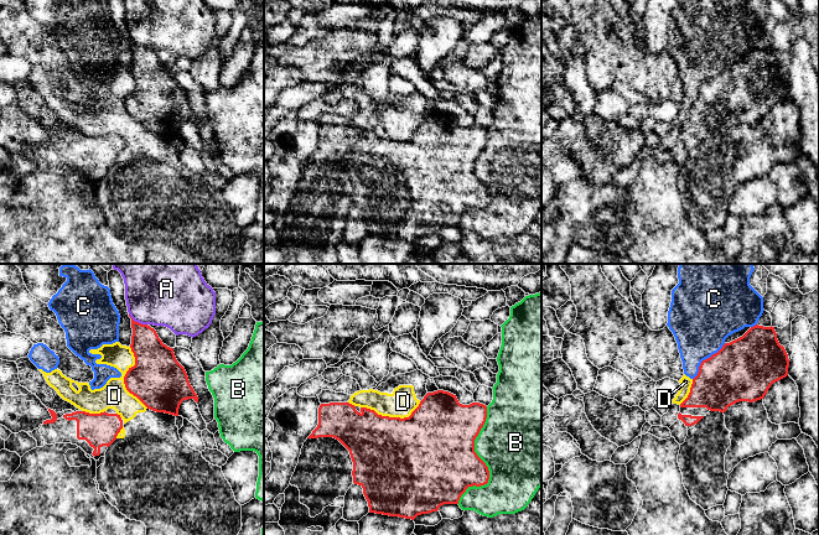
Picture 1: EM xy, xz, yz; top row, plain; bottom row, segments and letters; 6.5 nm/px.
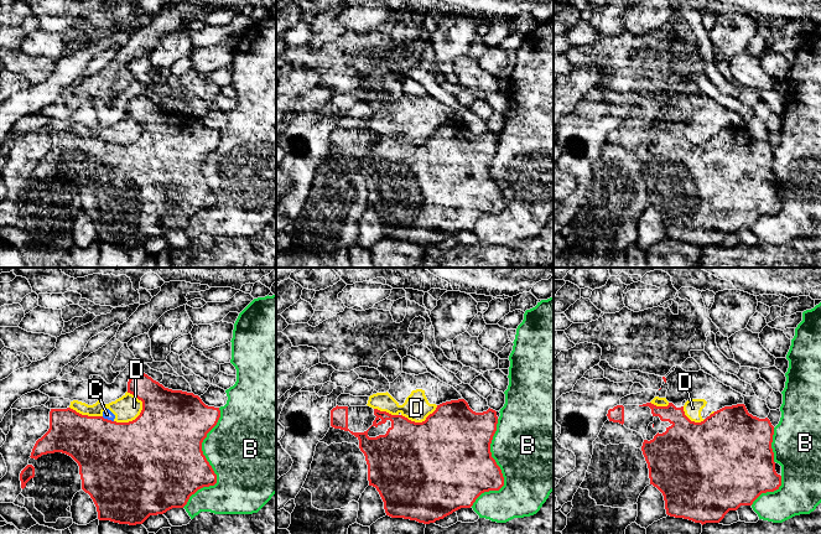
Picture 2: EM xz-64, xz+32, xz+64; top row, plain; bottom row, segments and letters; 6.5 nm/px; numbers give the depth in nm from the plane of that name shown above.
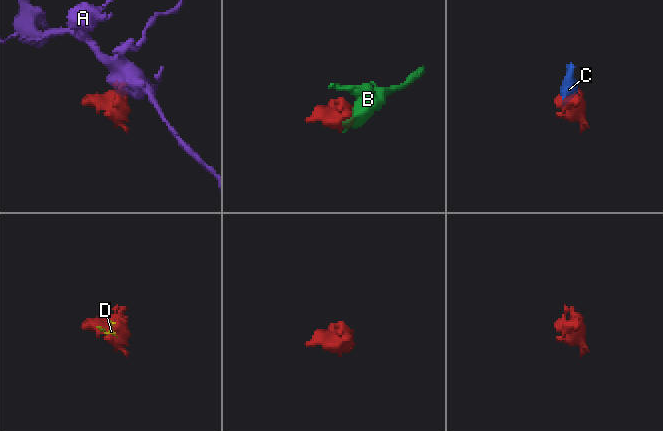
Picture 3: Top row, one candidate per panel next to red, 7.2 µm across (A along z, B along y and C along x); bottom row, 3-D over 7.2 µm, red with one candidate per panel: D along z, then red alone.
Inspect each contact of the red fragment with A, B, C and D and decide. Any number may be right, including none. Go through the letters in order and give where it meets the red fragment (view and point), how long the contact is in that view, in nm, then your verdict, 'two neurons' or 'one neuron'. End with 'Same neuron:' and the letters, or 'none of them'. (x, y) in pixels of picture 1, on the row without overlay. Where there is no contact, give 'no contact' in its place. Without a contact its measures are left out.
A: meets red in xy at (138, 45); contact 140 nm long; two neurons
B: meets red in xz at (483, 185); contact 650 nm long; two neurons
C: meets red in yz at (705, 82); contact 320 nm long; two neurons
D: meets red in xy at (124, 102); contact 420 nm long; two neurons
Same neuron: none of them

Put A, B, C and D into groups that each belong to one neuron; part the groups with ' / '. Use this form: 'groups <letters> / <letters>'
groups A / B / C D

